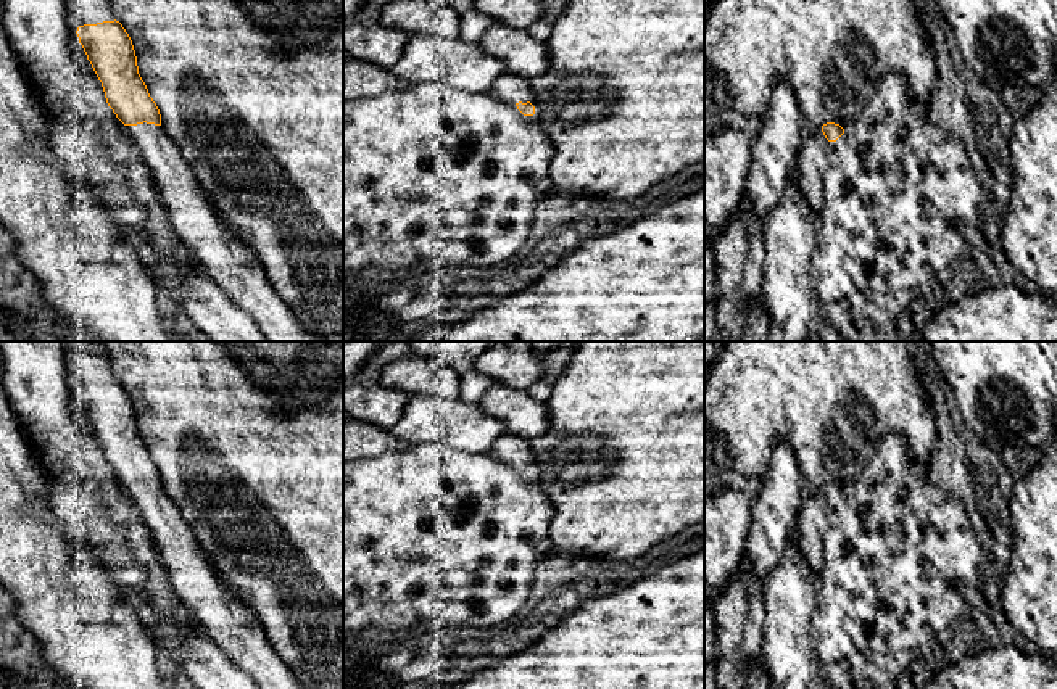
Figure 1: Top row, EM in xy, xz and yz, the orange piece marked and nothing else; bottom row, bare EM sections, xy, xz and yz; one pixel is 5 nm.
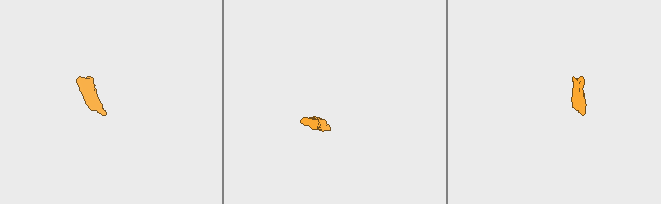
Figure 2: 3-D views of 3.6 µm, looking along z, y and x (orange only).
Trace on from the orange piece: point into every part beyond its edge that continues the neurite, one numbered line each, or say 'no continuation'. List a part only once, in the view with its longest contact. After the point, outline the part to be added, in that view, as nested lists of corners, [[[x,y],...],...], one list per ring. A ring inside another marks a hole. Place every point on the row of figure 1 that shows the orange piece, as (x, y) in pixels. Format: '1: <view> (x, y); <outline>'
1: xy (221, 253); [[[127,126],[127,134],[148,166],[156,184],[160,201],[168,211],[176,235],[206,272],[240,309],[248,312],[267,341],[321,341],[305,330],[287,303],[276,293],[253,250],[226,224],[203,196],[197,175],[182,158],[174,140],[161,126]]]

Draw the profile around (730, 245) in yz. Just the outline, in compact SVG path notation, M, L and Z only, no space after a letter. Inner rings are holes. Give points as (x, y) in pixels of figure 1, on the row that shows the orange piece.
M733 216L711 241L715 262L715 327L722 341L741 341L746 324L743 298L748 233L740 216Z

